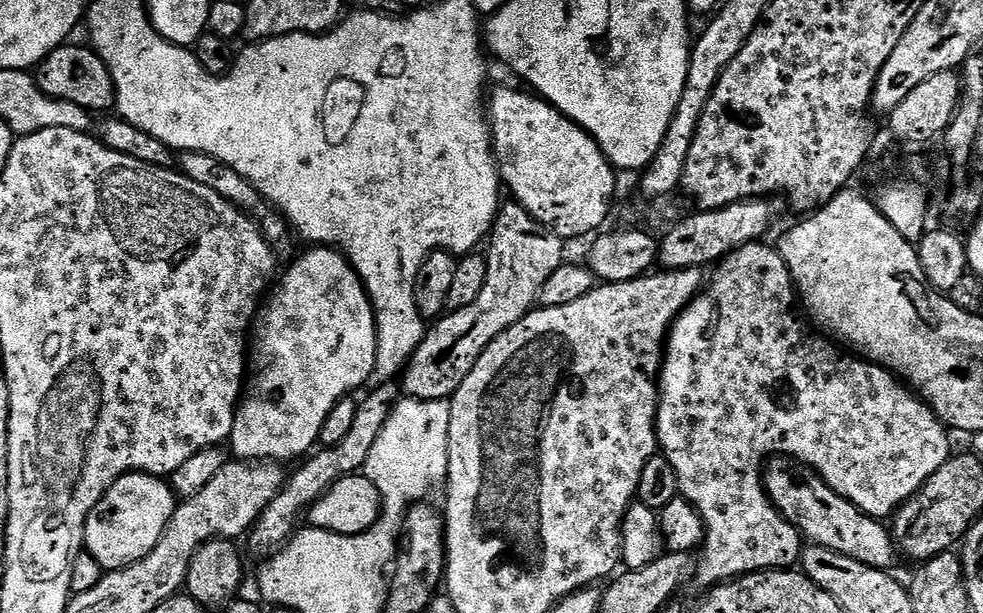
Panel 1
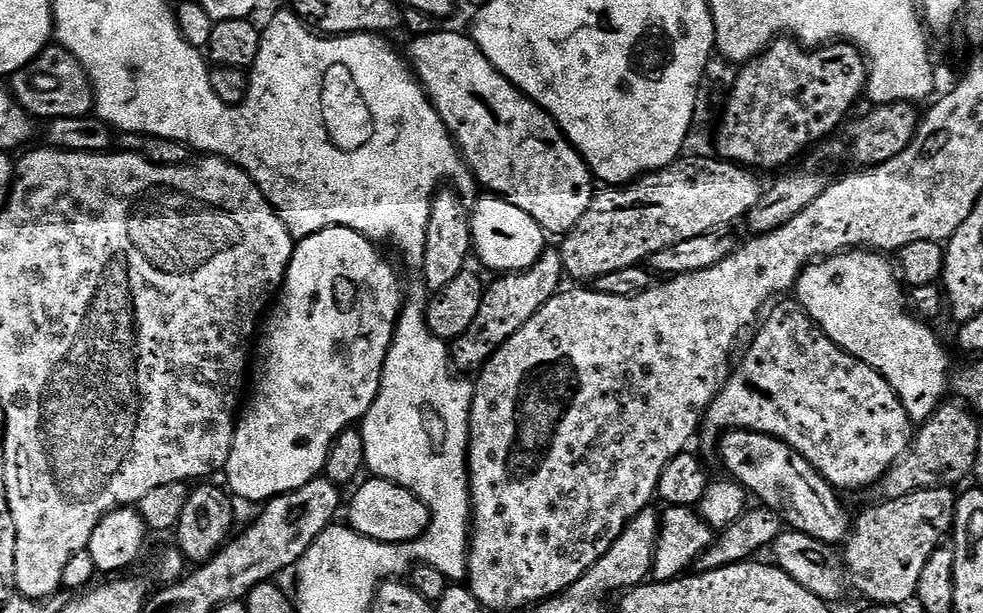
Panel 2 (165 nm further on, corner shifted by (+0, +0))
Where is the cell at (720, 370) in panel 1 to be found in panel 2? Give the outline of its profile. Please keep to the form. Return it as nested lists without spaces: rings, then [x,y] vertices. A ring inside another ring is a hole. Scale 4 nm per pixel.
[[[803,310],[795,311],[773,311],[767,317],[768,322],[754,338],[752,364],[735,365],[728,385],[704,416],[703,435],[715,437],[734,428],[765,432],[802,454],[837,490],[879,485],[888,471],[904,459],[914,439],[914,425],[894,390],[874,369],[842,350]]]

